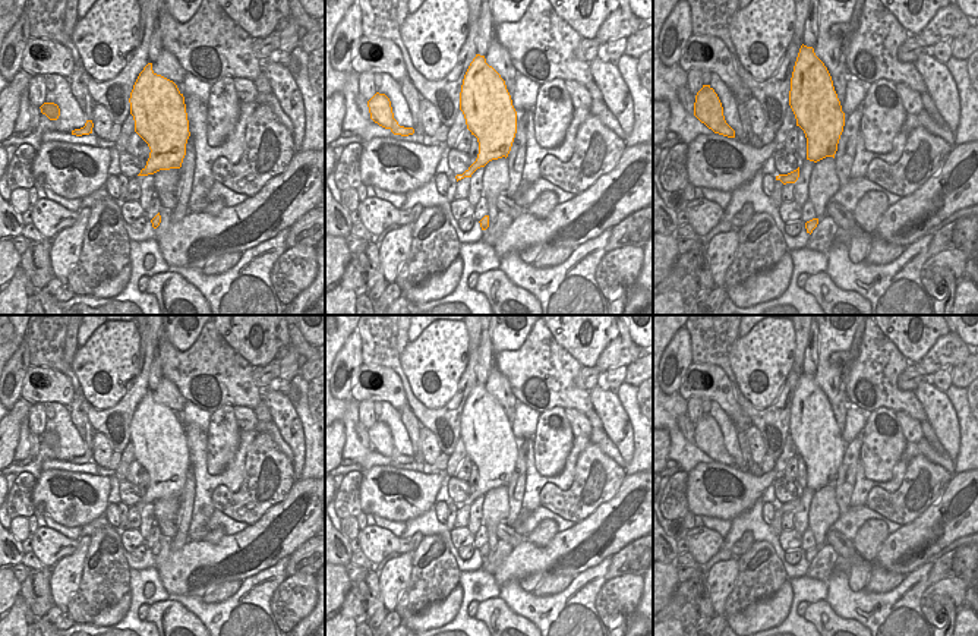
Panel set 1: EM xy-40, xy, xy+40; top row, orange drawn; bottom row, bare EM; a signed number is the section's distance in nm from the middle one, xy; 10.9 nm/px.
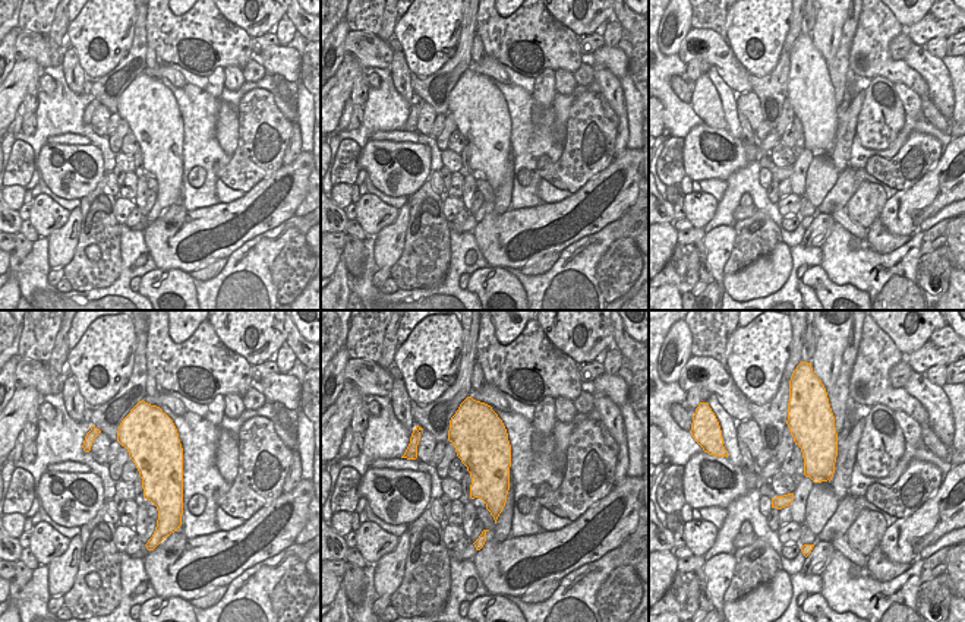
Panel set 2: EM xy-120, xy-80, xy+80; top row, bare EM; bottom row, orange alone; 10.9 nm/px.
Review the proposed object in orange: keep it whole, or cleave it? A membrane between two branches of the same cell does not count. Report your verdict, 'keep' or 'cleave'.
keep

